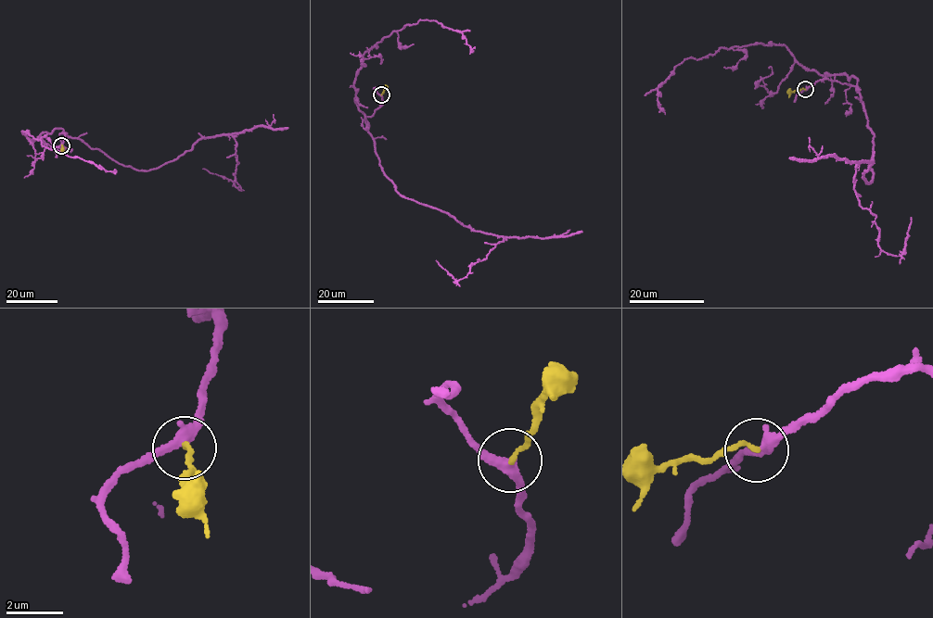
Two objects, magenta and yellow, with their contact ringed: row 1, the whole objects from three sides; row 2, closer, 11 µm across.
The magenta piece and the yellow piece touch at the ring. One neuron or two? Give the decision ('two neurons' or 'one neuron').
one neuron

